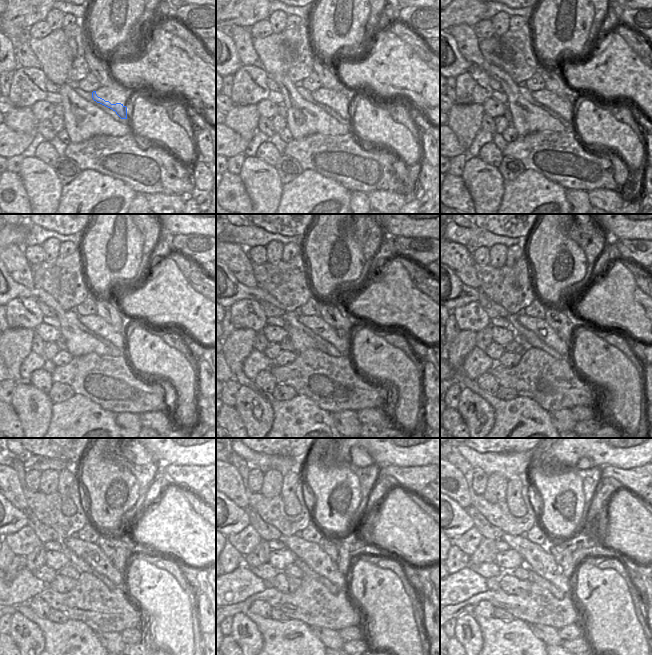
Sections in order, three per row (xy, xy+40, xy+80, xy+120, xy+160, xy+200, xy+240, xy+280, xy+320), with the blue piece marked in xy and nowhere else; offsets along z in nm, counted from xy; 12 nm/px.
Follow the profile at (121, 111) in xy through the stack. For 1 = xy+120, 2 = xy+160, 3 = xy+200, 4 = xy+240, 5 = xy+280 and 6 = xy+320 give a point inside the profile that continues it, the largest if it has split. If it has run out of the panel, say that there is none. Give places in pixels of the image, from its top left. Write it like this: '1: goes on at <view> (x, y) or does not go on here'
1: goes on at xy+120 (115, 337)
2: goes on at xy+160 (322, 329)
3: goes on at xy+200 (544, 332)
4: goes on at xy+240 (90, 553)
5: goes on at xy+280 (312, 554)
6: goes on at xy+320 (535, 558)

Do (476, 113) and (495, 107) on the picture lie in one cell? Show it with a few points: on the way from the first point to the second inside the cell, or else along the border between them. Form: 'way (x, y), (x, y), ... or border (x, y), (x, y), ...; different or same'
border (482, 104), (484, 112); different

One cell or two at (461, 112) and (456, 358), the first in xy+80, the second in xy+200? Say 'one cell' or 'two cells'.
one cell

